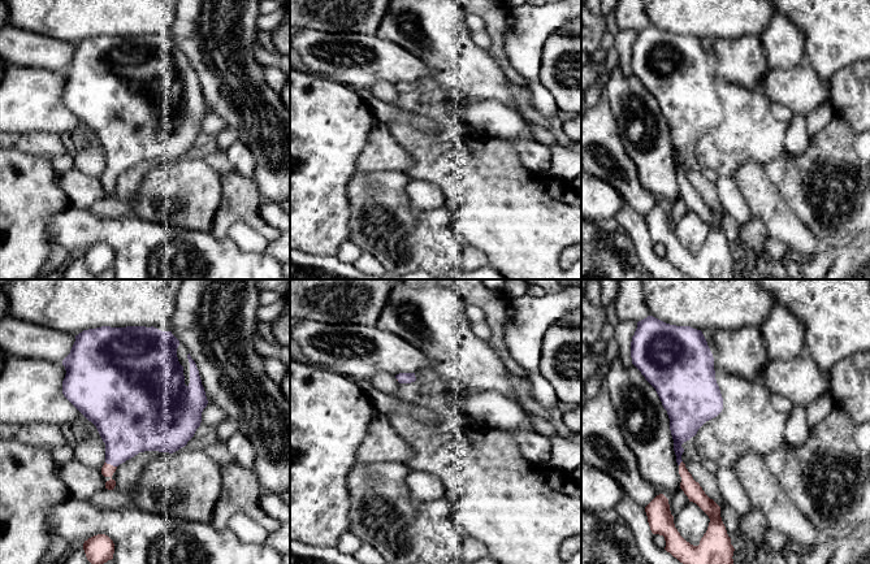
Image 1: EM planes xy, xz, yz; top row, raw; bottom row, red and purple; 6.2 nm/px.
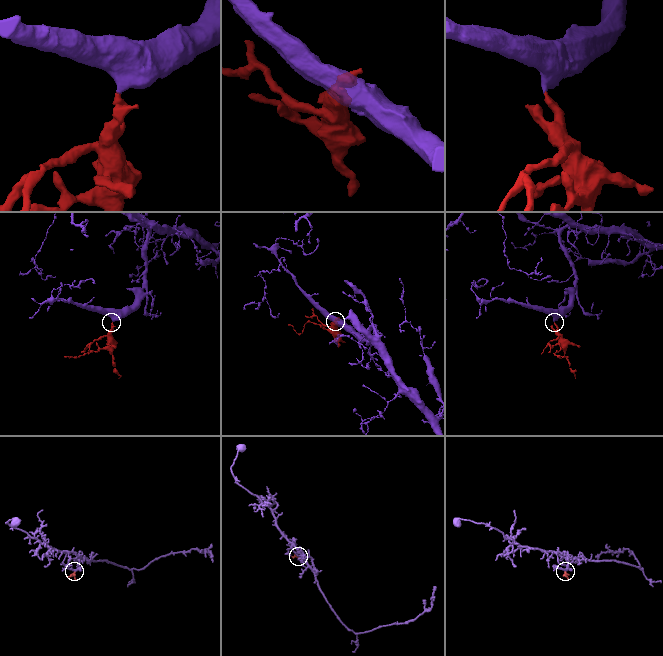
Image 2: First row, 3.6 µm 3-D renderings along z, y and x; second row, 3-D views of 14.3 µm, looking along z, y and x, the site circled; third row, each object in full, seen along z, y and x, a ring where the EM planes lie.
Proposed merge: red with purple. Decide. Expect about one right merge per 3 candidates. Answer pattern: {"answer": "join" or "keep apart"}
{"answer": "join"}

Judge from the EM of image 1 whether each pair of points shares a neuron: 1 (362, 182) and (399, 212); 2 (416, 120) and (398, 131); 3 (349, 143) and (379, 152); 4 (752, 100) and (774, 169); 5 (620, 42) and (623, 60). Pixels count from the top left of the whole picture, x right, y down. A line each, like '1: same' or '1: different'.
1: same
2: different
3: different
4: different
5: same

